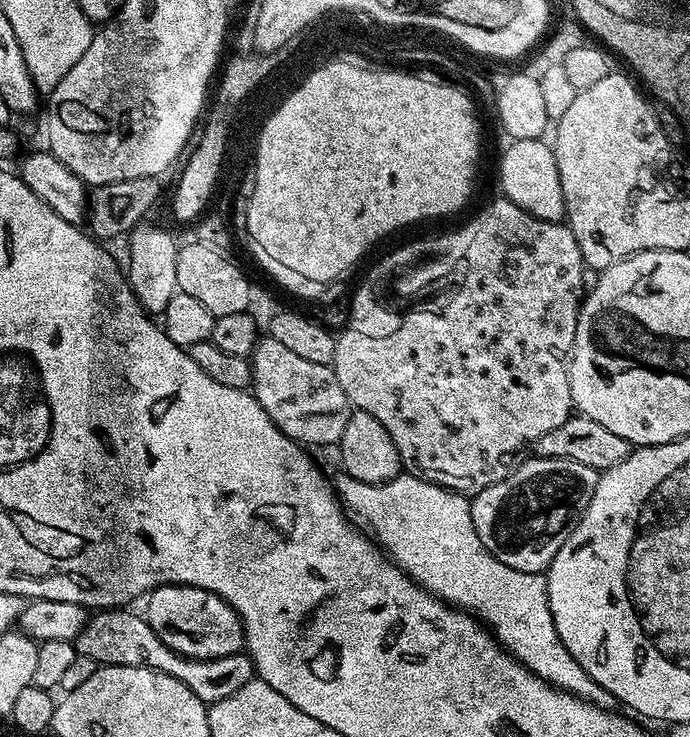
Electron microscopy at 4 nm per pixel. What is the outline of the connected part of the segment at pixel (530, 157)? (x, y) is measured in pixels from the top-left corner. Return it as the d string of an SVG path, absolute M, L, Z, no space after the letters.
M543 139L538 140L512 140L509 148L505 150L504 157L500 160L500 188L503 195L510 202L522 206L534 218L542 218L546 222L561 223L565 219L564 195L562 194L562 182L558 178L558 162L555 151L551 147L544 145Z

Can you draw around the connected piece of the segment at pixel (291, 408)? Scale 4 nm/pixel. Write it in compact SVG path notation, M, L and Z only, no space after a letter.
M270 335L257 339L250 363L250 391L262 406L262 410L270 414L274 426L282 430L282 434L286 434L301 446L339 445L342 430L346 430L346 422L354 409L346 398L346 390L342 390L342 385L338 383L332 367L301 358L287 346L282 346L282 342L274 342Z

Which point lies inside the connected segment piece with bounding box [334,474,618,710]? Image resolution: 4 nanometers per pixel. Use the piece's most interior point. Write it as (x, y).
(427, 531)

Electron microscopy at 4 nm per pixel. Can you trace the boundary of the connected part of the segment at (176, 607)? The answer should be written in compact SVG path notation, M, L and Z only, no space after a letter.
M198 586L153 588L144 602L142 615L150 630L154 630L170 650L182 653L185 658L213 660L226 658L229 652L245 651L244 624L236 611L210 590L202 590Z

